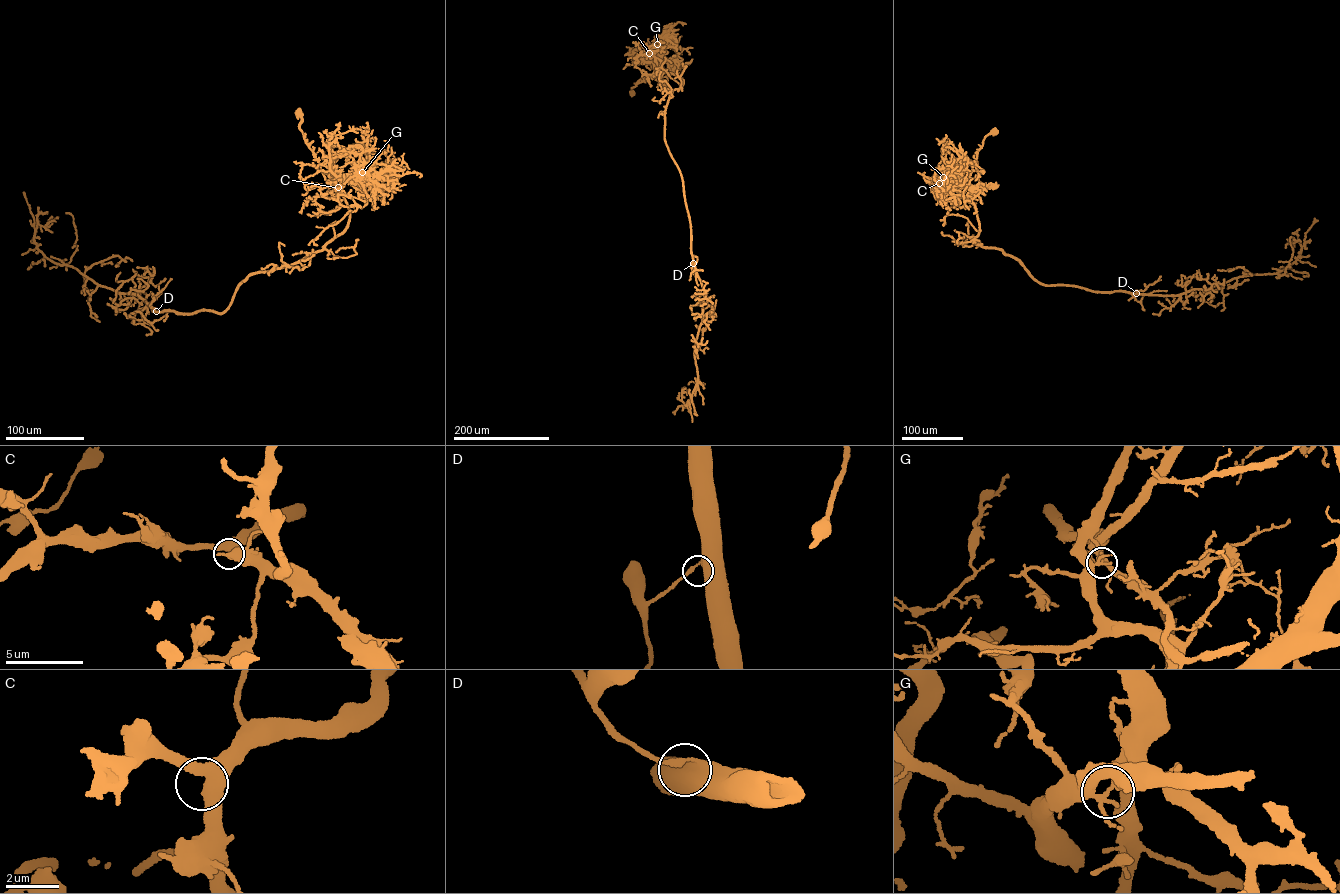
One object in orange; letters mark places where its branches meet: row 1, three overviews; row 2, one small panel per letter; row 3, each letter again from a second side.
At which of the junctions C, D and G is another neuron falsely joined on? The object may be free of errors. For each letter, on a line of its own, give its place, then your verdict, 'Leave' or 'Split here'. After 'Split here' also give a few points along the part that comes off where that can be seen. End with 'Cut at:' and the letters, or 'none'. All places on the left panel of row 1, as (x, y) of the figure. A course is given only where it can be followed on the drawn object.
C: Place: (338, 187). Leave
D: Place: (156, 311). Leave
G: Place: (362, 172). Split here. Course of the part to remove: (362, 172), (364, 160), (360, 158), (356, 174), (338, 187), (339, 195), (333, 199), (311, 197), (299, 212)
Cut at: G

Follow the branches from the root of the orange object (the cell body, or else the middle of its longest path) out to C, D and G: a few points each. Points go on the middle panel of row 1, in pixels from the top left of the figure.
C: (631, 93), (631, 87), (654, 72), (653, 59), (659, 47), (654, 47), (654, 53), (649, 53)
D: (631, 93), (654, 73), (684, 81), (671, 91), (664, 137), (683, 183), (693, 263)
G: (631, 93), (631, 87), (654, 72), (653, 60), (659, 50), (657, 44)

